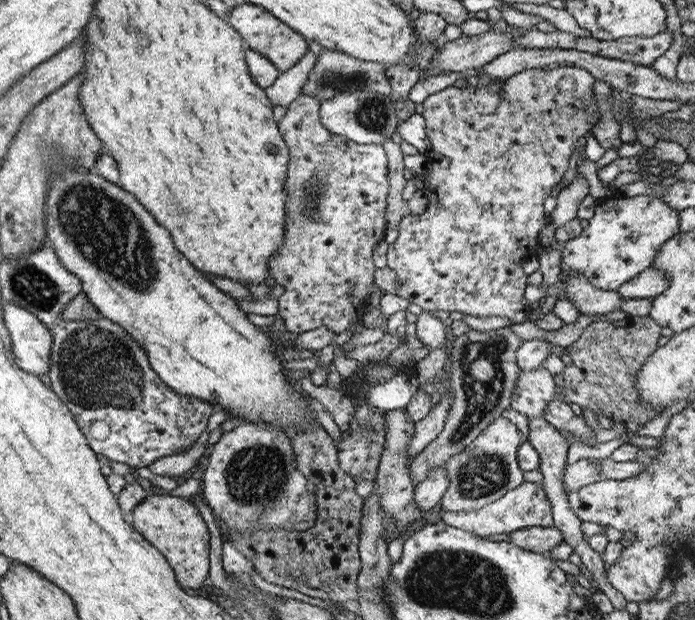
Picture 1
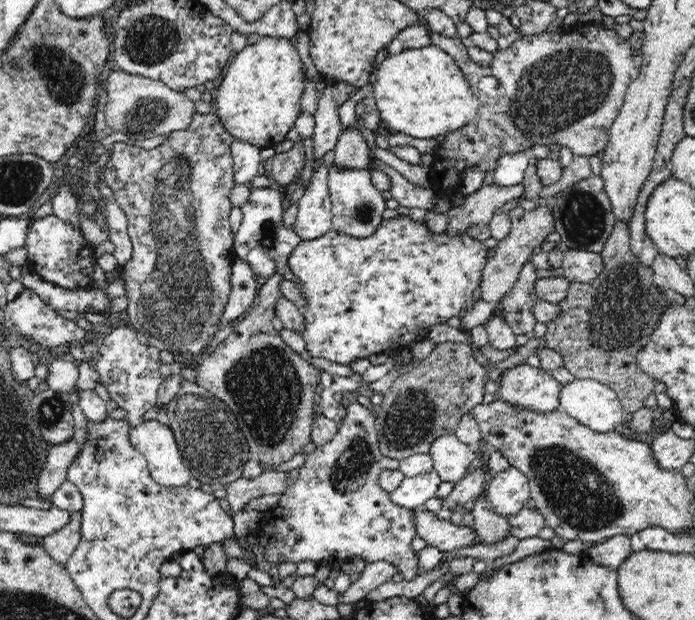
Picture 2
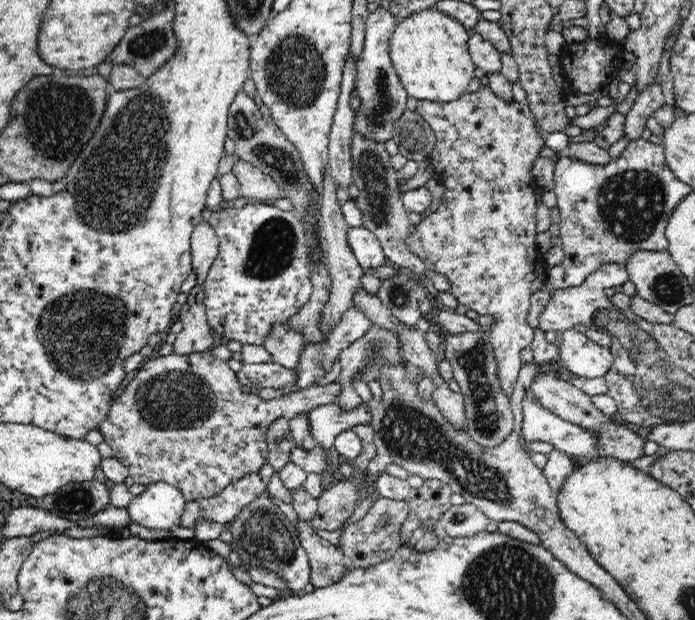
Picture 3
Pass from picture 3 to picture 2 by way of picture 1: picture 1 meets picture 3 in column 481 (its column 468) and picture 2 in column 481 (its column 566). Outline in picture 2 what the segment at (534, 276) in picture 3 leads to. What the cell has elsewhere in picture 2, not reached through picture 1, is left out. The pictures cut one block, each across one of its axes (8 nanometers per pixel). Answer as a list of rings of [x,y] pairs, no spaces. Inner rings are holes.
[[[600,23],[576,24],[561,32],[546,30],[532,36],[521,36],[508,48],[493,52],[492,62],[488,66],[476,68],[467,54],[460,37],[448,38],[430,30],[432,45],[447,52],[461,68],[466,80],[472,86],[479,101],[479,115],[467,128],[447,133],[440,142],[430,164],[429,176],[434,188],[442,196],[447,196],[460,188],[460,182],[466,167],[478,166],[482,172],[494,172],[498,158],[504,154],[518,154],[530,151],[535,145],[549,146],[558,144],[568,147],[574,155],[591,157],[605,150],[609,142],[609,129],[616,121],[630,82],[640,74],[642,51],[632,49],[630,41],[618,35],[614,29],[606,29]],[[490,76],[500,92],[484,92],[480,82]]]

